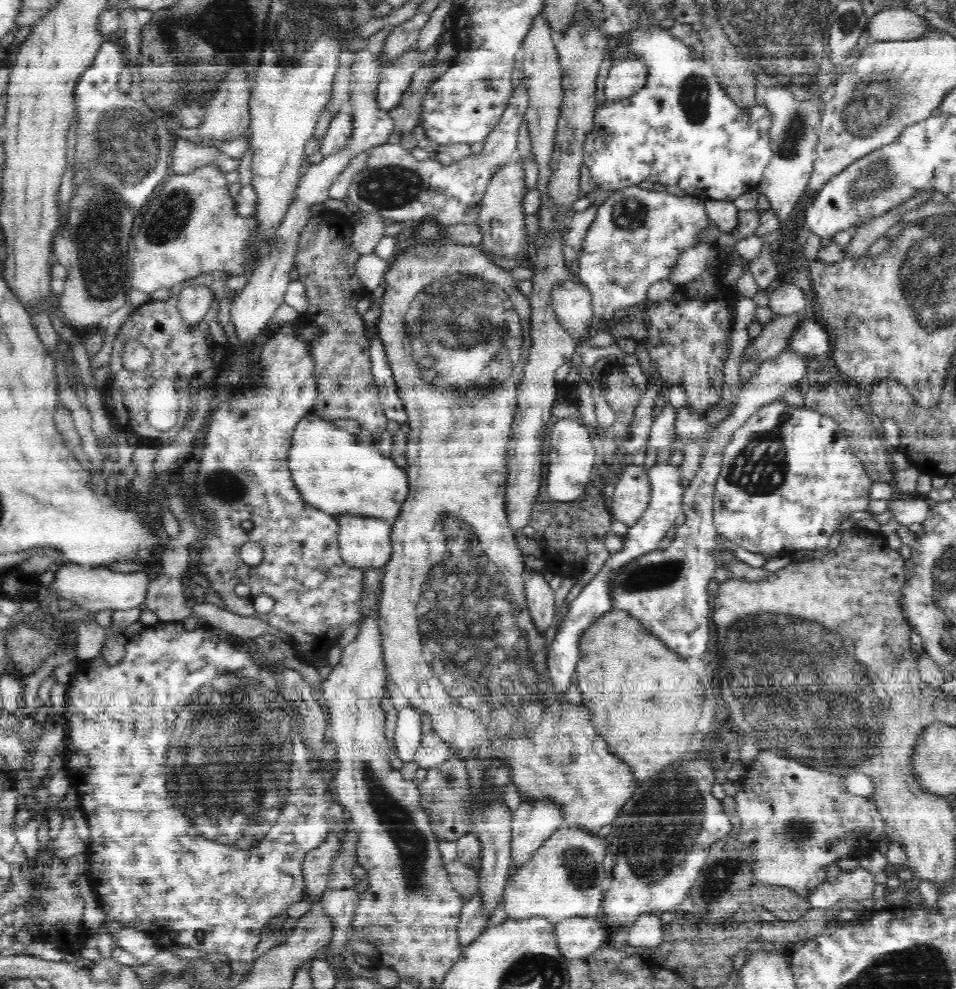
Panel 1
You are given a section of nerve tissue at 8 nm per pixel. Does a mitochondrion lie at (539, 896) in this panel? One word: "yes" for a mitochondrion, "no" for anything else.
no

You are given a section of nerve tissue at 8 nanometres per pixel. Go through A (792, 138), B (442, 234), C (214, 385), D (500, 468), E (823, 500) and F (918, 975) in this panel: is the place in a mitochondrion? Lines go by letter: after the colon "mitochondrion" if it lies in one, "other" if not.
A: mitochondrion
B: other
C: other
D: other
E: other
F: mitochondrion

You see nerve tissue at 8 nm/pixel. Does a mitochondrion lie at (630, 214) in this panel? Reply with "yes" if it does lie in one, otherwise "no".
yes

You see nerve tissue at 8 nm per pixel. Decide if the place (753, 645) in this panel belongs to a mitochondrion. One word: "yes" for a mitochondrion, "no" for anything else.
yes

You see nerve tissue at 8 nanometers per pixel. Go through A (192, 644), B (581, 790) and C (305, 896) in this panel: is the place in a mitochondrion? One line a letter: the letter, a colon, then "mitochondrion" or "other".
A: other
B: other
C: other

